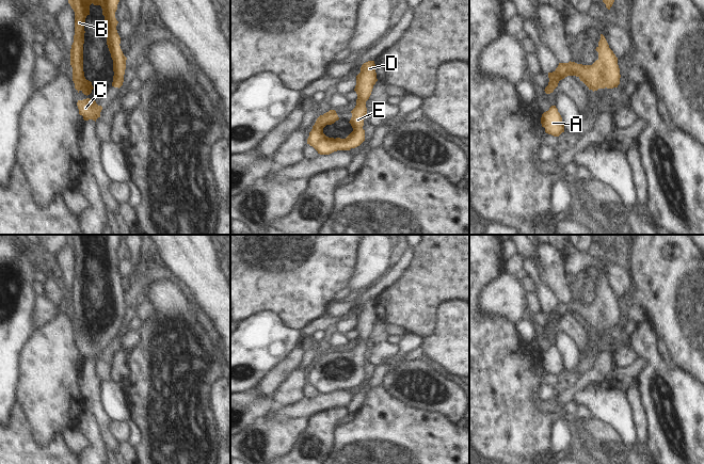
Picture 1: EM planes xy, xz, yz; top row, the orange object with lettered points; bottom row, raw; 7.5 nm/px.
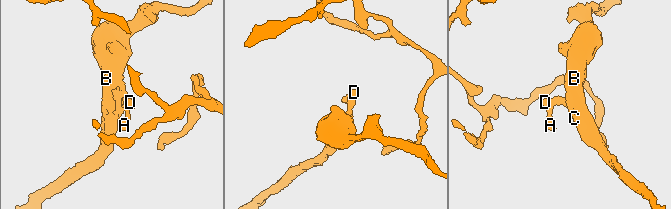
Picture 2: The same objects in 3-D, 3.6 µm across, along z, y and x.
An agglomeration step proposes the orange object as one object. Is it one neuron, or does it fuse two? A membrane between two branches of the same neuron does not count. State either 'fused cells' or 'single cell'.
single cell

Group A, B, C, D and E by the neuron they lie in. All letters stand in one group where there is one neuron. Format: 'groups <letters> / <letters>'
groups A B C D E

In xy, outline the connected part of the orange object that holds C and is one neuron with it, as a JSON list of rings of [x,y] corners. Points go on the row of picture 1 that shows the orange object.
[[[90,98],[78,100],[77,106],[79,114],[83,116],[84,121],[93,119],[96,122],[100,117],[102,107],[98,106],[95,100]]]

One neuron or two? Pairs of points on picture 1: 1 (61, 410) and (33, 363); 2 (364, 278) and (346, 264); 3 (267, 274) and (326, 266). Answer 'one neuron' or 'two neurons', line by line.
1: one neuron
2: two neurons
3: one neuron

